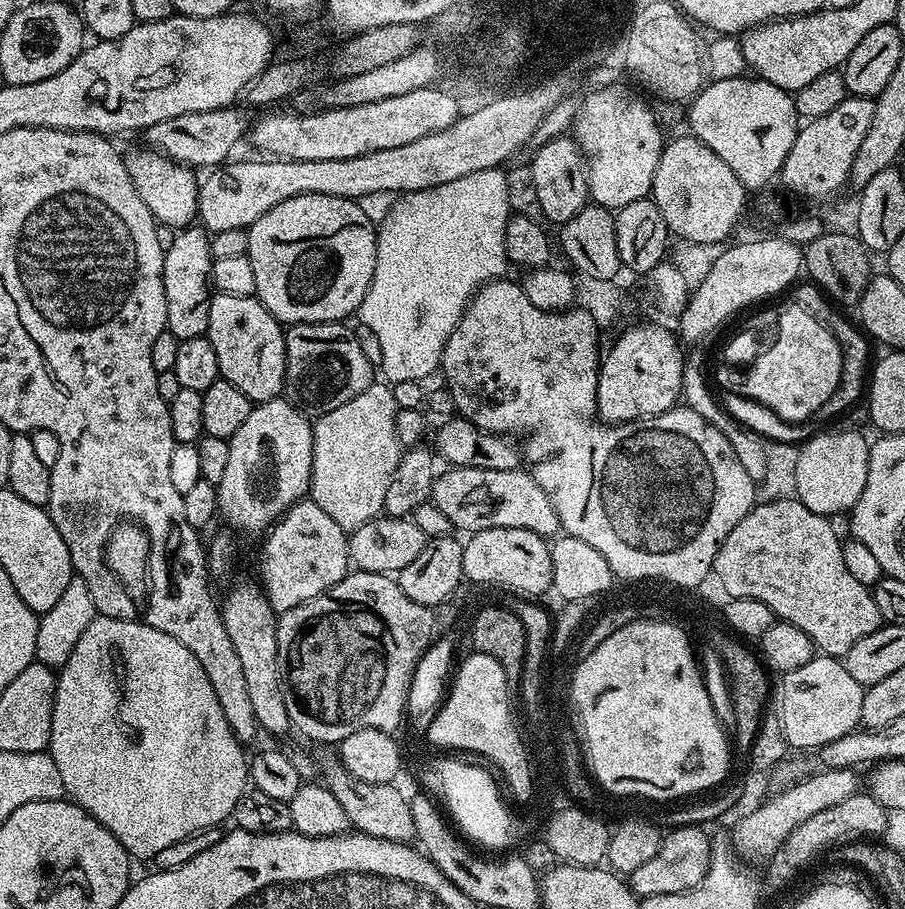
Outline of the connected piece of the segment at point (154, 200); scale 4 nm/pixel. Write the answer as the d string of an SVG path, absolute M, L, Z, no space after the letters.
M147 146L127 153L124 156L124 165L130 174L130 182L134 182L134 190L138 190L138 198L146 202L150 214L157 222L175 230L183 230L197 219L196 203L200 193L198 176L188 165L178 164Z

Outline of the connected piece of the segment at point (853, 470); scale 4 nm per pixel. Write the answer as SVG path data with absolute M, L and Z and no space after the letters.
M820 432L801 443L794 473L795 499L819 516L836 518L839 512L851 513L866 490L869 447L869 437L860 432Z

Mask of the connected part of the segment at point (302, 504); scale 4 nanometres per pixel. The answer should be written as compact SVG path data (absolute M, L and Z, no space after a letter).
M311 498L302 499L292 505L271 528L267 529L263 537L264 545L260 548L258 580L263 587L264 597L268 599L276 613L294 610L294 606L302 606L302 602L310 602L310 598L318 598L318 594L342 582L342 578L350 571L348 537L349 533L342 526L338 526L338 523L334 522Z

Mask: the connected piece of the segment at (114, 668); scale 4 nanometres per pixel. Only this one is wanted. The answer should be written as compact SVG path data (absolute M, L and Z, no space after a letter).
M73 575L62 598L58 598L58 602L50 606L50 610L39 617L39 621L36 660L47 668L58 670L47 751L54 758L54 766L58 766L58 774L62 774L62 786L67 799L90 813L99 824L106 826L106 830L118 838L133 861L155 861L157 854L173 842L182 842L182 838L190 838L190 834L223 825L223 820L227 821L231 817L236 803L244 797L249 787L250 760L247 755L244 757L245 747L230 730L226 714L222 714L222 706L218 706L214 686L210 686L210 678L206 670L202 670L202 662L198 662L198 658L194 658L194 654L190 654L190 650L186 650L178 638L170 638L170 634L154 630L154 626L143 619L119 620L99 615L94 606L94 598L90 598L90 586L86 586L86 582L82 582L78 575Z

